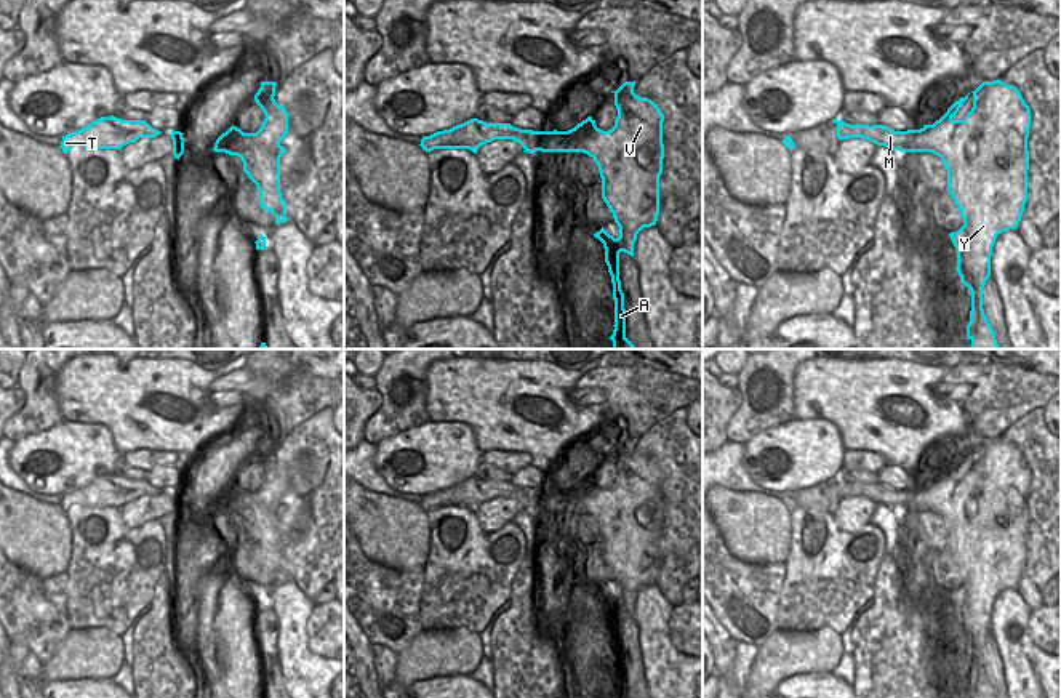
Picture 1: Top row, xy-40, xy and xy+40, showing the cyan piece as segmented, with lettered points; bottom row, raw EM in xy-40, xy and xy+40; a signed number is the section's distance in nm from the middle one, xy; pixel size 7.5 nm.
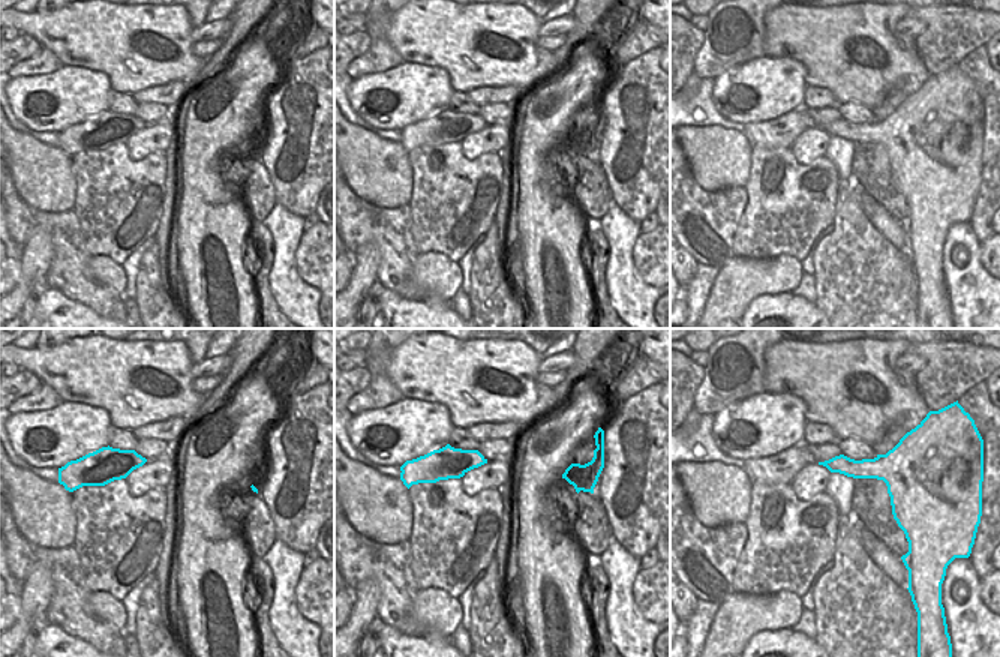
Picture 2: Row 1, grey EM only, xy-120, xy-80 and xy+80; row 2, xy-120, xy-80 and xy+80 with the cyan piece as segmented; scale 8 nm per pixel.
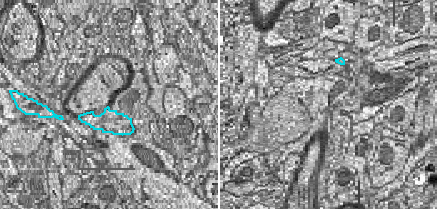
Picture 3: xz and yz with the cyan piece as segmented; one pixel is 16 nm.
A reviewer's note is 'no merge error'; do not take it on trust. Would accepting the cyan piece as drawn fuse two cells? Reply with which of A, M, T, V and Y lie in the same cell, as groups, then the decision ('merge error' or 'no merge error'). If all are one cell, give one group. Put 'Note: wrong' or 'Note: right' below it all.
groups A M T V Y; no merge error
Note: right

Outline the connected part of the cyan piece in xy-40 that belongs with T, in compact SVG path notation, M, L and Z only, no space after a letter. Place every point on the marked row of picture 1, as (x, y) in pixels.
M114 115L101 117L88 126L62 136L61 149L67 154L74 146L85 149L122 149L139 138L155 138L162 131L146 120L122 120Z

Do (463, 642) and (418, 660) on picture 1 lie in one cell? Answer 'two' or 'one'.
one

